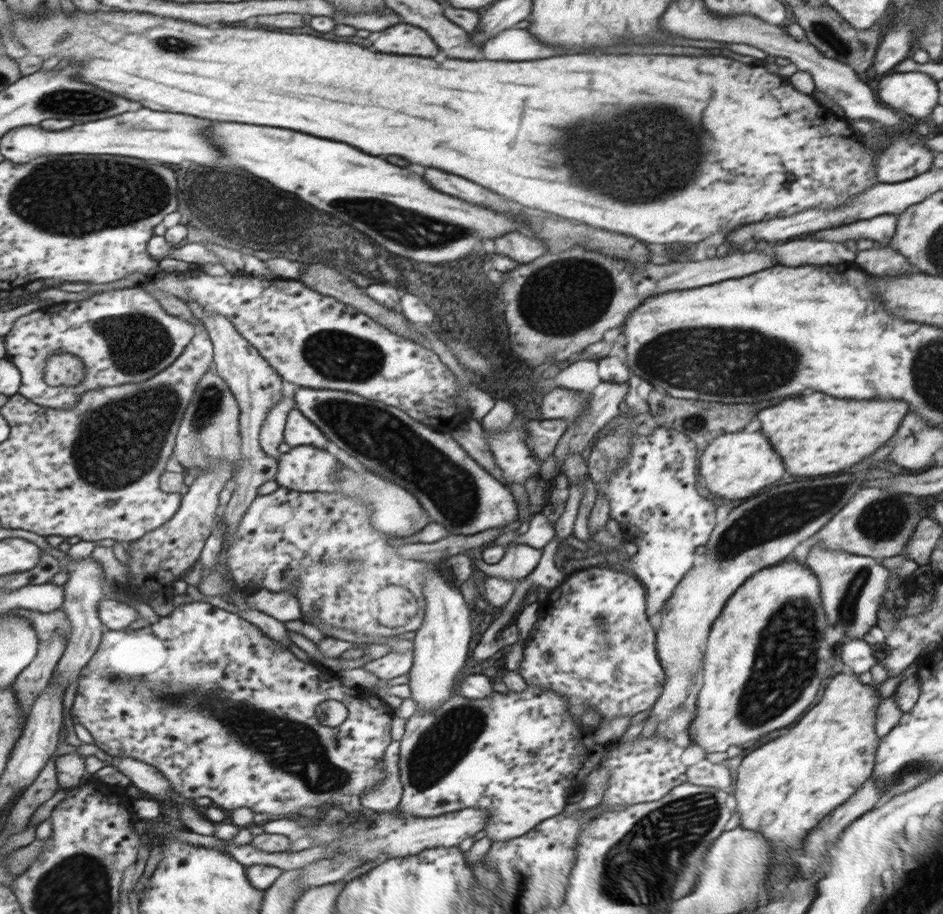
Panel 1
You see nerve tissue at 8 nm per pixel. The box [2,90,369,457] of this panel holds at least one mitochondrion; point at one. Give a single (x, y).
(78, 198)

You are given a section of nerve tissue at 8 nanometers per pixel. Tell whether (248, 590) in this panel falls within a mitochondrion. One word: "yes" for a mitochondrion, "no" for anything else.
no

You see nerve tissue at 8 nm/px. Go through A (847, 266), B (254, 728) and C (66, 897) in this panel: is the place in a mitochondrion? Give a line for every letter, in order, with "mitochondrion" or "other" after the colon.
A: other
B: mitochondrion
C: mitochondrion

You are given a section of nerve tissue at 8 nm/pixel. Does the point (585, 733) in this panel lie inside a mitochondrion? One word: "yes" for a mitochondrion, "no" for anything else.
no

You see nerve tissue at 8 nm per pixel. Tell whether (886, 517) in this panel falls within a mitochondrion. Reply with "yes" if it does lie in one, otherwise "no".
yes

